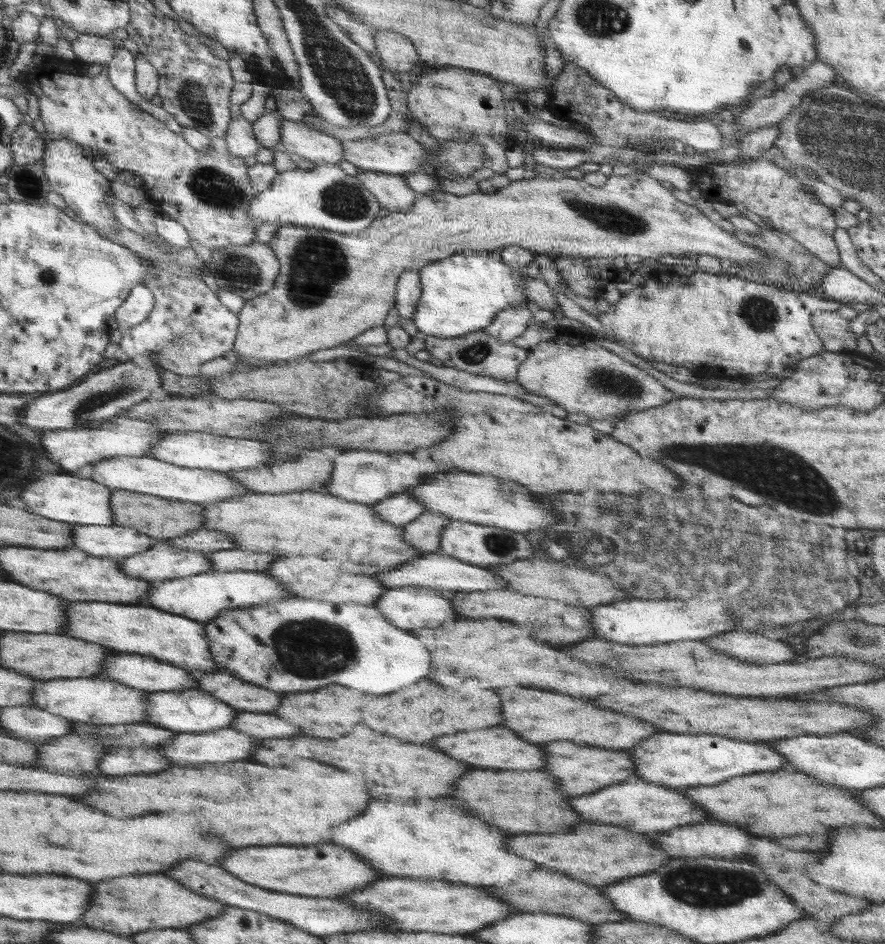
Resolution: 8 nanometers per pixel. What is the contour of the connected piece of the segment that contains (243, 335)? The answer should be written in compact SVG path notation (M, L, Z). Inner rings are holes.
M610 174L607 181L602 186L592 186L586 183L583 179L574 178L549 178L528 175L522 180L512 181L506 187L495 191L494 193L476 192L468 195L454 195L442 191L432 191L426 195L419 196L416 202L408 210L389 212L388 215L377 218L372 222L368 229L362 230L362 233L344 234L342 232L334 232L326 230L326 228L316 228L314 226L298 226L284 225L279 227L275 235L268 243L272 247L275 255L281 263L280 276L277 277L276 284L268 293L264 293L253 299L248 299L242 310L238 313L238 338L235 344L235 350L240 356L240 362L243 362L242 368L256 368L256 364L260 362L274 362L281 364L284 361L294 358L300 360L306 357L311 357L317 351L329 349L338 345L342 345L349 340L354 340L354 337L362 334L365 330L374 328L374 326L383 326L388 311L393 308L396 301L397 283L400 281L400 276L406 271L419 271L423 266L430 265L436 261L442 261L453 257L454 254L462 252L487 252L501 250L506 246L522 246L526 250L530 250L533 254L548 254L552 258L558 257L581 257L581 258L617 258L626 257L628 255L636 255L642 257L646 262L665 262L666 260L676 260L683 256L690 255L709 255L718 260L722 260L727 264L746 263L753 265L754 263L766 263L769 256L764 253L760 247L754 247L746 241L740 241L734 234L722 230L720 226L712 224L702 212L698 212L694 205L678 202L668 189L660 184L659 180L650 178L650 176L640 176L640 174L616 175Z

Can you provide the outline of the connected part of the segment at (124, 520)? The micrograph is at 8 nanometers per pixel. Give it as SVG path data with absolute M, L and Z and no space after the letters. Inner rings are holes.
M126 489L115 490L112 506L115 511L114 524L134 526L134 528L138 528L138 530L159 539L160 542L170 540L170 538L186 536L187 533L194 532L194 530L202 530L207 521L207 516L205 516L206 508L202 503L175 501L154 494Z

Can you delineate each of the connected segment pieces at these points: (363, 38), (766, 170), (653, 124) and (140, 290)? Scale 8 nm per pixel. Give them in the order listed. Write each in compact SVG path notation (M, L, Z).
M325 8L328 18L340 25L343 32L363 50L376 51L374 31L366 24L356 21L353 16L341 8Z
M768 158L750 159L750 161L738 161L738 163L713 163L695 170L696 177L692 179L695 186L700 188L701 196L707 200L730 202L734 204L744 204L746 210L758 214L764 224L768 226L769 230L778 230L791 236L796 242L799 242L807 248L812 255L815 255L819 260L822 260L831 268L841 266L839 258L839 250L834 242L834 231L836 231L836 224L834 224L834 217L832 216L832 209L824 206L816 196L808 194L802 186L802 182L798 180L794 174L790 174L788 170L780 168Z
M576 63L566 64L555 77L546 109L554 113L558 118L570 120L576 126L605 128L610 130L610 132L616 132L616 134L626 134L634 144L637 144L638 141L649 141L653 138L656 140L678 139L684 145L691 146L697 152L704 153L709 150L726 150L729 143L737 143L729 141L728 136L722 133L718 122L711 122L711 120L686 122L676 120L676 118L662 118L662 116L658 116L658 112L634 110L630 106L623 104L602 83L594 81L588 75L588 71L576 65Z
M141 283L133 289L126 302L118 309L116 318L120 324L120 330L126 333L134 327L138 327L151 317L156 308L156 295L152 288Z

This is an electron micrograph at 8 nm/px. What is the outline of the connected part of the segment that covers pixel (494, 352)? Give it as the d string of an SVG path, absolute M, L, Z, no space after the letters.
M485 329L464 334L461 337L442 338L424 336L425 350L434 358L442 360L444 366L452 367L470 374L492 376L504 381L516 381L518 366L526 360L529 349L518 347L512 341L498 341L494 335L488 334Z

